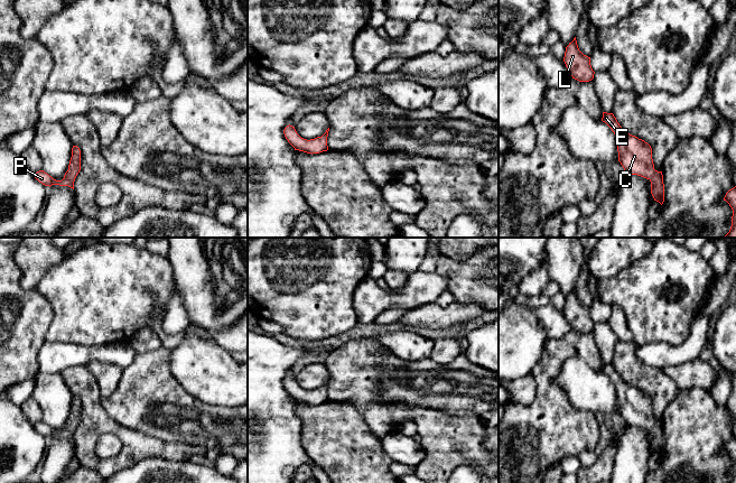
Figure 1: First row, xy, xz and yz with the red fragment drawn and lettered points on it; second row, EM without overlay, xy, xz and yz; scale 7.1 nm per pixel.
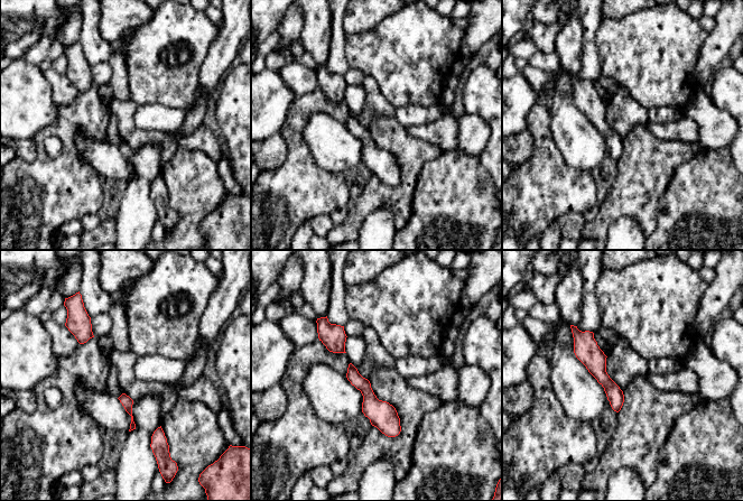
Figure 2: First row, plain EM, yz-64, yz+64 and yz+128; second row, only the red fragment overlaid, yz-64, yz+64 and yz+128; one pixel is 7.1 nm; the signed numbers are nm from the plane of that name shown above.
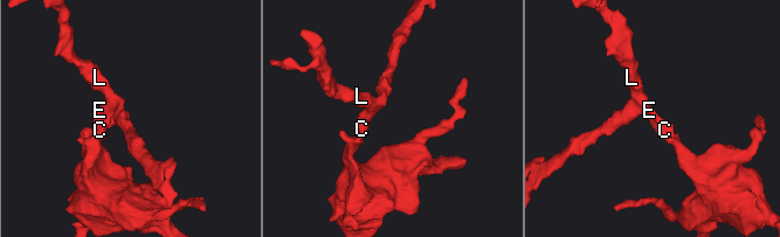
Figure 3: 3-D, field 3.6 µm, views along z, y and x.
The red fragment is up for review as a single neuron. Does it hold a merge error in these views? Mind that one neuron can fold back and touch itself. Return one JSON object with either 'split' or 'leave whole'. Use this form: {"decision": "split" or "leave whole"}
{"decision": "leave whole"}

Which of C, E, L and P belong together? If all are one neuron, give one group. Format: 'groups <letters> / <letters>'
groups C E L P

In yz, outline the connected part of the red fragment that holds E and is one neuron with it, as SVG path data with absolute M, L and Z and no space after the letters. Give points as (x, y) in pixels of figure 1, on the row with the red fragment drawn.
M603 112L605 122L616 137L618 161L627 175L637 175L651 182L651 194L661 205L664 202L662 171L654 169L651 146L642 139L627 133L613 113Z

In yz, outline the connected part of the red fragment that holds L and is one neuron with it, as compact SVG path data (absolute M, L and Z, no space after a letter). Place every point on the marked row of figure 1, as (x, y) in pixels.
M576 37L566 47L563 62L572 78L579 82L589 82L594 78L590 57L579 50Z

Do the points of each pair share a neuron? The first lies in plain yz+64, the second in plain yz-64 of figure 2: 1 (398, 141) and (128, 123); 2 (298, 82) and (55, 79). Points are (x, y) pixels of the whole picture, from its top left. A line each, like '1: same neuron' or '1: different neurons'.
1: same neuron
2: same neuron

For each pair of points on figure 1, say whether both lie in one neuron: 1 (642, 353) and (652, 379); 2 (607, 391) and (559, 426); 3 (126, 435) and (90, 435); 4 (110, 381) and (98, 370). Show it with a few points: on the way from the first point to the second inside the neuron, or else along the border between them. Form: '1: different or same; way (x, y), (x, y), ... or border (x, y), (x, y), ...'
1: different; border (635, 347), (635, 354), (643, 363), (662, 370)
2: different; border (564, 391), (567, 399), (574, 406), (594, 412)
3: same; way (117, 430), (113, 428), (99, 428)
4: same; way (106, 378), (101, 372)

